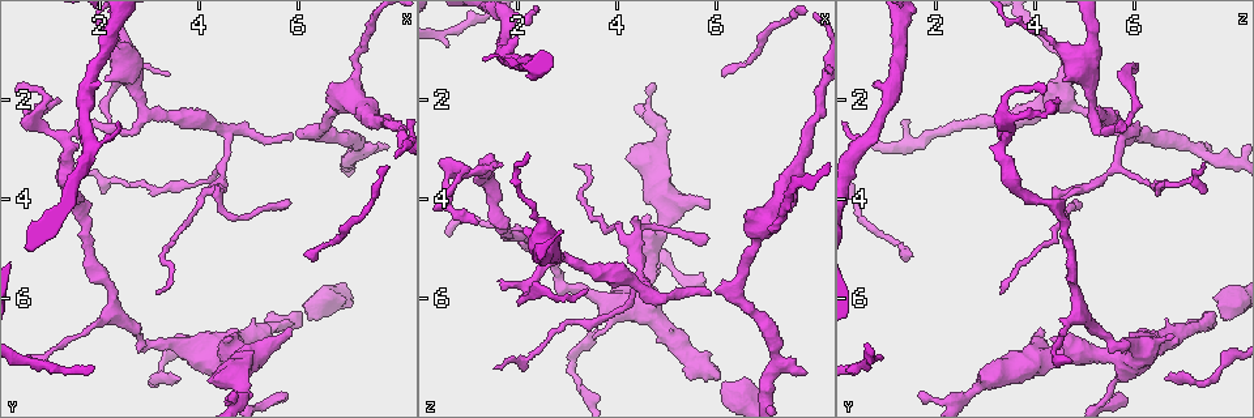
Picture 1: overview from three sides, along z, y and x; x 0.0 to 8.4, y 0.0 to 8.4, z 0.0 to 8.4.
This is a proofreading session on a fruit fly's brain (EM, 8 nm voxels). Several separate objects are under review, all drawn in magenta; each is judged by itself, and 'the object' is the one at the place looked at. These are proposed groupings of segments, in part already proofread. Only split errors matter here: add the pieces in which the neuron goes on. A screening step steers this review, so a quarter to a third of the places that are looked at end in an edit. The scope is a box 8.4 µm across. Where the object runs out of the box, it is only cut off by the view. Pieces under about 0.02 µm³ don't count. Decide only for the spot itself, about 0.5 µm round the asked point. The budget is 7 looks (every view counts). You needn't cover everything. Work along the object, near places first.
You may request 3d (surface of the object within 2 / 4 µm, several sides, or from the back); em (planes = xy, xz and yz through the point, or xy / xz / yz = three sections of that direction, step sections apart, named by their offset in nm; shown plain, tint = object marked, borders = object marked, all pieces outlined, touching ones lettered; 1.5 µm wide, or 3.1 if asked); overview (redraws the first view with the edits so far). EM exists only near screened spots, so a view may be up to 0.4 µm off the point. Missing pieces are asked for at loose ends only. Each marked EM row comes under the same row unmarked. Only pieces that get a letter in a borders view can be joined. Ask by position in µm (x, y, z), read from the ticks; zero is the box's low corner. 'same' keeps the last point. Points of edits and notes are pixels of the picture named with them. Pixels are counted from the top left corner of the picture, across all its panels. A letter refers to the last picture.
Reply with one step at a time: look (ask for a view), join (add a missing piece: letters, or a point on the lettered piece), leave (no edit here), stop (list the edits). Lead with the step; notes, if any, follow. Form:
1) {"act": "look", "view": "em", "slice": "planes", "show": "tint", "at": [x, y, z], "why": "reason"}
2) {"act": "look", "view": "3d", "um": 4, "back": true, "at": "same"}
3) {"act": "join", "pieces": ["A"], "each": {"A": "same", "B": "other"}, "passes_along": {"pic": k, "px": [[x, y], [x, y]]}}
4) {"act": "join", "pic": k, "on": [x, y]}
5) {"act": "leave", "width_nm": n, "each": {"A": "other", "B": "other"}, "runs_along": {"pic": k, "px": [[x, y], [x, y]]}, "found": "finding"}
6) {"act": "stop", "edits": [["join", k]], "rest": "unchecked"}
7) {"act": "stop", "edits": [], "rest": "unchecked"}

{"act": "look", "view": "3d", "um": 2, "at": [5.80, 4.00, 4.75], "why": "free end"}

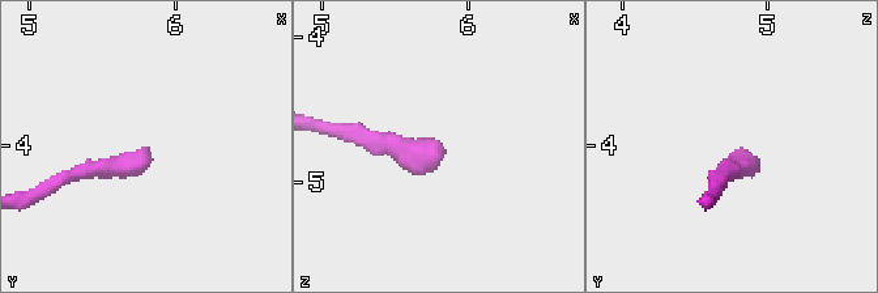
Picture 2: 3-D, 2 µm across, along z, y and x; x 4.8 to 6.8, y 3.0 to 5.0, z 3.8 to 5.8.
{"act": "look", "view": "em", "slice": "planes", "show": "borders", "at": [5.78, 4.00, 4.78], "why": "need the tissue"}

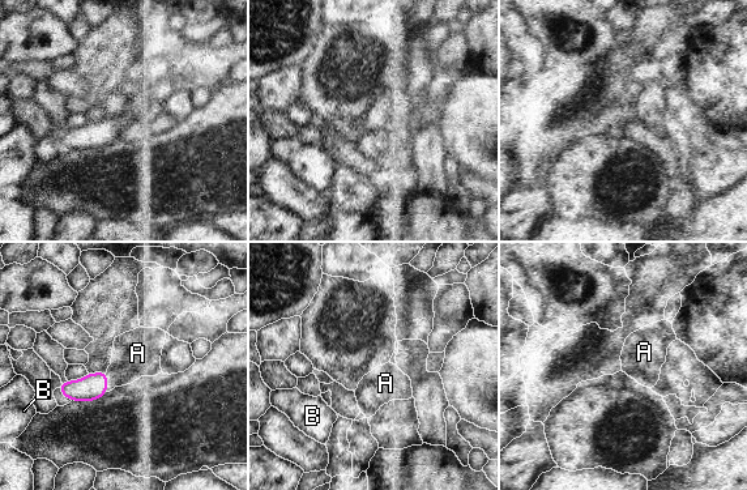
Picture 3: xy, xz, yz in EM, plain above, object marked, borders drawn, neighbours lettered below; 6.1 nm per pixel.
{"act": "leave", "width_nm": 160, "each": {"A": "other", "B": "other"}, "border": {"pic": 3, "px": [[106, 371], [107, 391]]}, "found": "no lettered piece goes on from it"}

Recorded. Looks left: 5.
{"act": "look", "view": "3d", "um": 2, "at": [1.65, 2.55, 5.65], "why": "free end"}

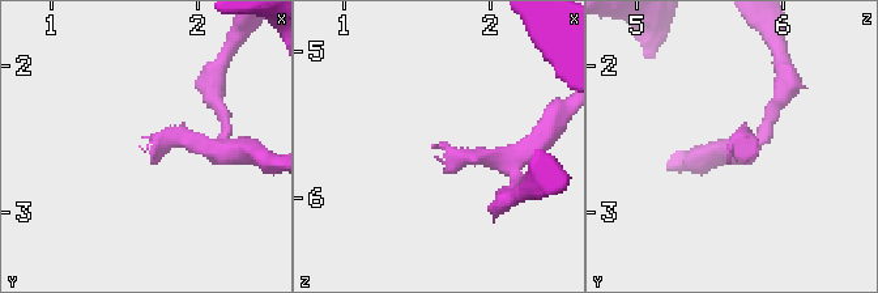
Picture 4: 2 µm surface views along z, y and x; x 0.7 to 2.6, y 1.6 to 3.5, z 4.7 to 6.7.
{"act": "look", "view": "em", "slice": "planes", "show": "borders", "at": [1.60, 2.58, 5.62]}

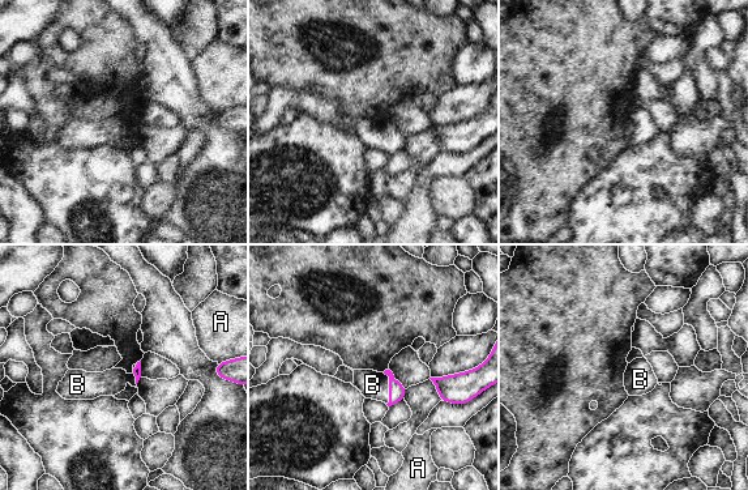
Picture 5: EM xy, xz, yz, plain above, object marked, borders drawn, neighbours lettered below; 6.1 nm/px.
{"act": "join", "pieces": ["B"], "each": {"A": "other", "B": "same"}, "passes_along": {"pic": 5, "px": [[397, 391], [389, 388], [372, 384]]}, "found": "the neuron continues"}

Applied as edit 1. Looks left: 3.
{"act": "look", "view": "em", "slice": "xy", "step": 4, "show": "borders", "at": [1.60, 3.35, 7.45], "why": "an open end"}

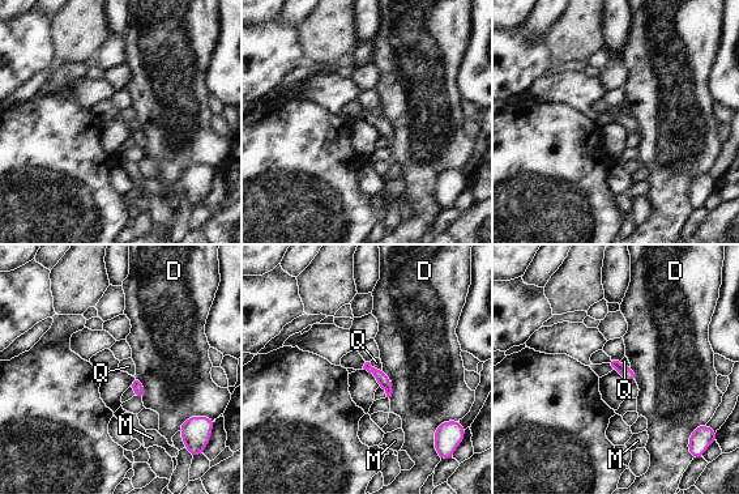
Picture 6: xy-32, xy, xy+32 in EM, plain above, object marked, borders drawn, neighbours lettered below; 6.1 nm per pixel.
{"act": "leave", "each": {"D": "other", "M": "other", "Q": "other"}, "found": "none of them fits"}

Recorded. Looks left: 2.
{"act": "stop", "edits": [["join", 5]], "rest": "unchecked"}

